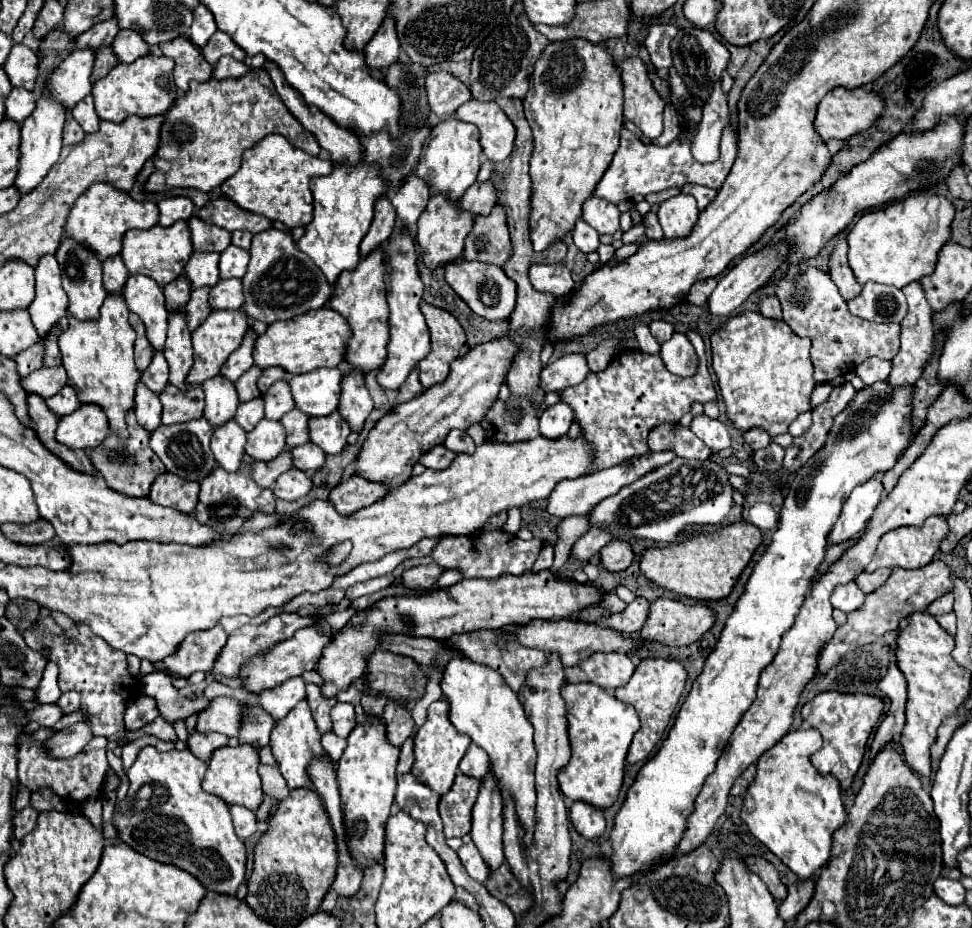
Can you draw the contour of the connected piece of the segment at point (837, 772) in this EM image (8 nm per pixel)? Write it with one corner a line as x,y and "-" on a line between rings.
822,692
812,702
808,702
802,708
802,718
808,726
818,730
824,738
824,746
810,756
812,764
820,774
834,776
840,780
840,786
846,790
852,786
854,774
858,772
866,742
872,734
872,728
876,726
880,714
884,710
884,704
876,696
868,694
842,694
842,692

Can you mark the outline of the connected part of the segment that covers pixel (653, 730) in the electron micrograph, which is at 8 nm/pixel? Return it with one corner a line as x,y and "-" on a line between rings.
640,660
640,664
636,666
636,672
632,676
632,680
618,688
616,690
616,698
620,702
626,702
626,704
632,704
638,712
638,718
642,722
640,730
634,734
634,740
632,740
632,746
628,750
628,762
630,764
636,764
636,762
642,762
646,760
656,744
662,740
668,724
670,724
670,718
678,706
678,700
680,700
680,694
684,690
684,684
686,684
686,670
682,668
680,662
676,660

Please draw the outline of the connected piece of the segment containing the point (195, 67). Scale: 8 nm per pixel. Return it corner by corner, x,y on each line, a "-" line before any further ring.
174,38
172,42
164,42
158,46
164,56
172,58
174,64
174,82
180,90
188,90
192,80
208,82
212,78
212,66
204,60
202,50
192,46
188,38

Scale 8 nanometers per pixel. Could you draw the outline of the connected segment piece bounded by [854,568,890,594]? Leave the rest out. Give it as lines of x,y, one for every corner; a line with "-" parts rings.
880,568
876,572
862,572
862,574
858,574
854,582
864,590
864,594
870,594
878,586
882,586
888,580
888,576
890,576
890,570
888,568

